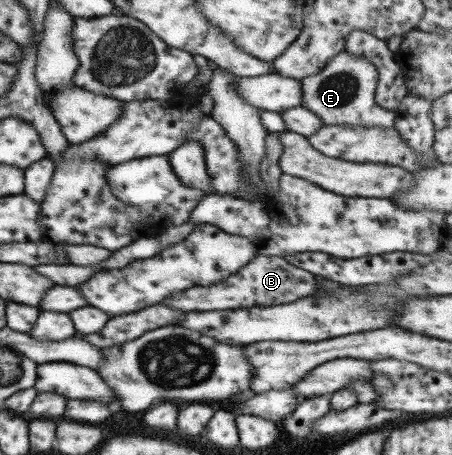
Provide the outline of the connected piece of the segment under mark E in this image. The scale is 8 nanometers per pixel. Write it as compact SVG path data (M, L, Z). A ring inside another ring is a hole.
M342 50L328 60L318 73L299 80L300 106L312 111L324 126L393 127L394 110L380 107L374 99L377 77L376 68L367 59Z

